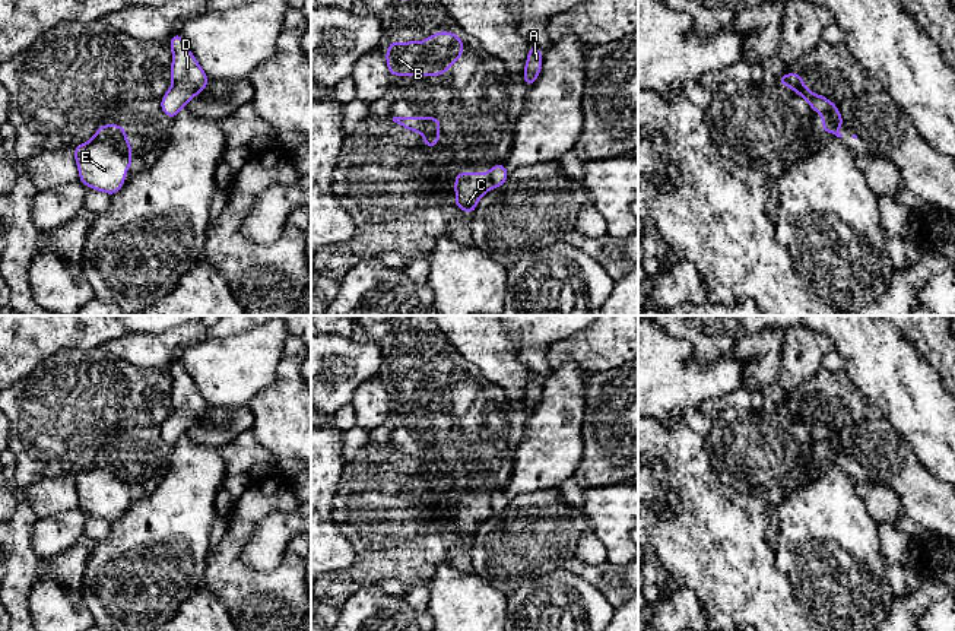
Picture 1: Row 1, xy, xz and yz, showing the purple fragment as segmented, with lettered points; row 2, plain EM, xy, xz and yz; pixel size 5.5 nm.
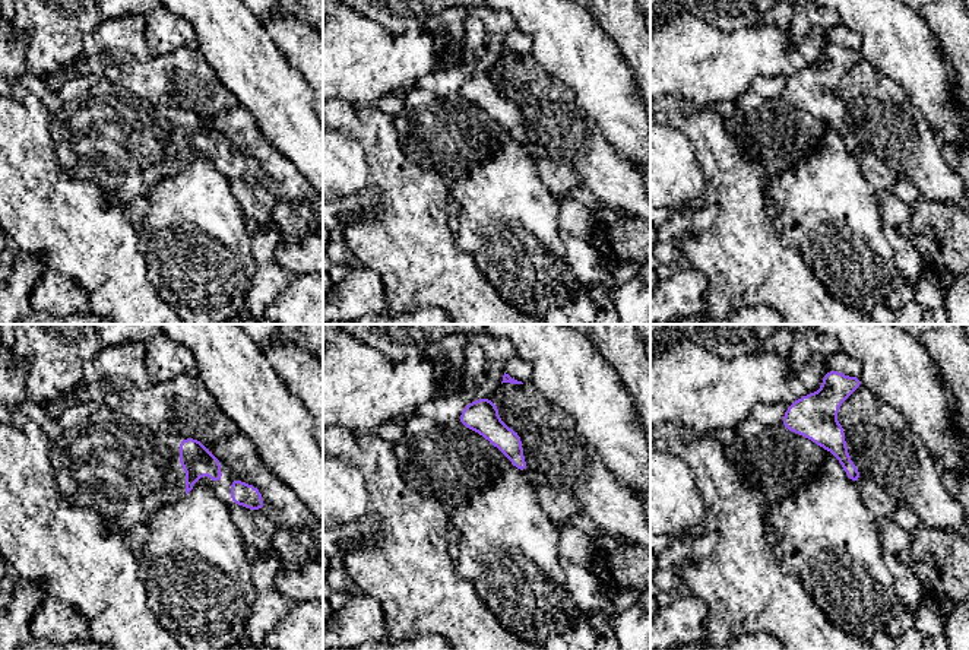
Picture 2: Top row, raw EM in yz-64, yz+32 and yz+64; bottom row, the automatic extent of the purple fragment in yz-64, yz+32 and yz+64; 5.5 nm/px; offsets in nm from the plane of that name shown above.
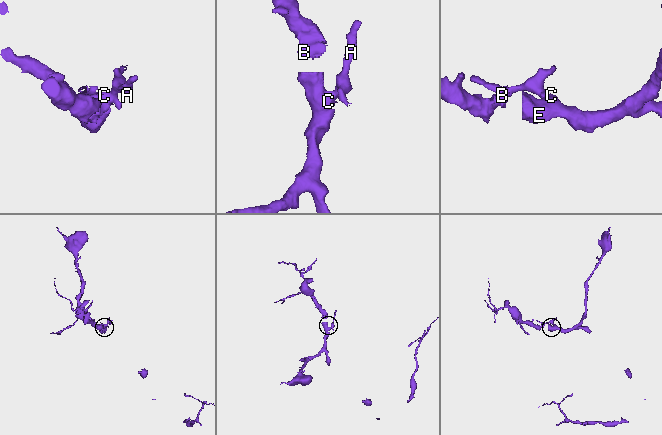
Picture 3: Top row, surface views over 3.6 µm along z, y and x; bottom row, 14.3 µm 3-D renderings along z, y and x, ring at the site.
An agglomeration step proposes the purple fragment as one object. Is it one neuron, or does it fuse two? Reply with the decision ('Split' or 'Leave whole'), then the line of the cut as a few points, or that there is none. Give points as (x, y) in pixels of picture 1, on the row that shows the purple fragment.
Split. Split along xz (489, 171), (494, 186)

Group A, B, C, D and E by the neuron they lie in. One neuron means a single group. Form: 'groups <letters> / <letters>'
groups A D / B C E

